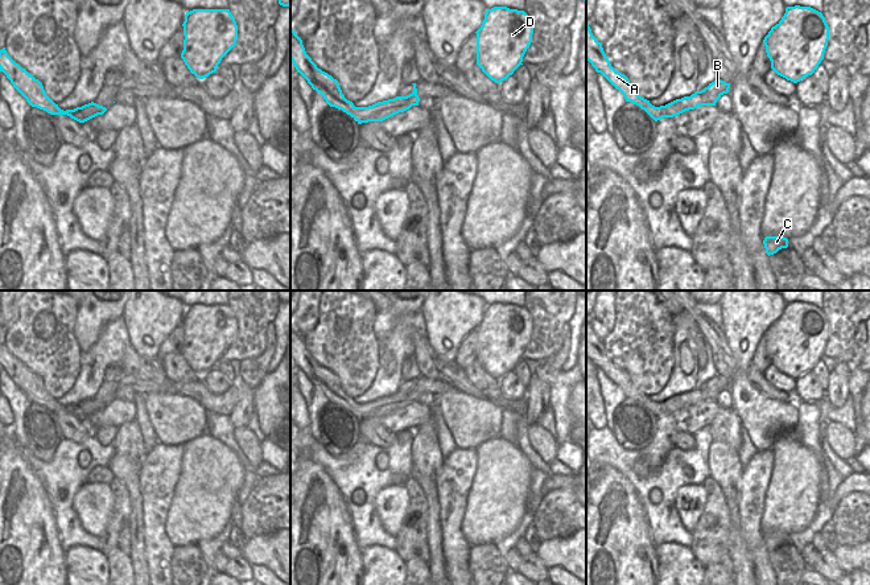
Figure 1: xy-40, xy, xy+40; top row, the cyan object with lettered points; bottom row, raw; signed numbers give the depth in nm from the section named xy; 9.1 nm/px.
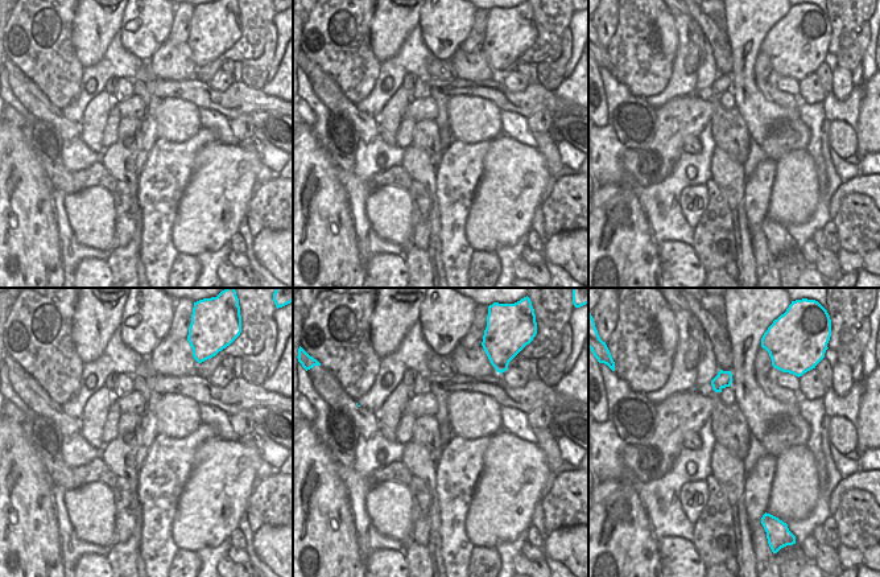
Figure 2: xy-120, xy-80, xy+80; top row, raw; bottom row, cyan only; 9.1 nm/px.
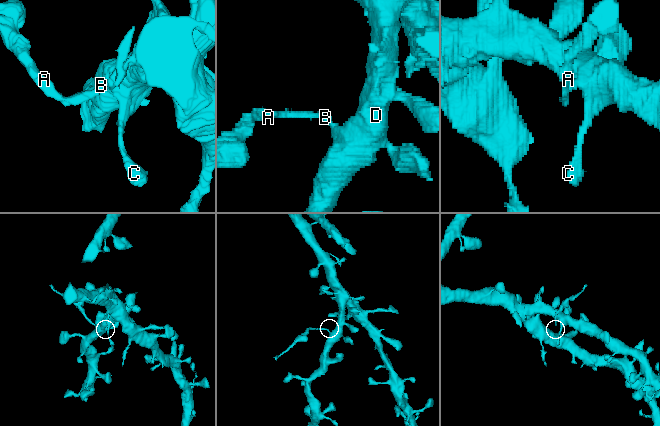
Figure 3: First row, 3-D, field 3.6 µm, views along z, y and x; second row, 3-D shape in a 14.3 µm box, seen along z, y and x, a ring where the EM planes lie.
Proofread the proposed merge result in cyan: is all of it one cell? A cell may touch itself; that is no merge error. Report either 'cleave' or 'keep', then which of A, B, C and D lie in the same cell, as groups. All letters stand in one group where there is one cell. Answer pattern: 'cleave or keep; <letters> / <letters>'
cleave; A / B C D

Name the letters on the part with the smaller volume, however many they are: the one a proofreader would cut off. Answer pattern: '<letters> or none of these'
A

